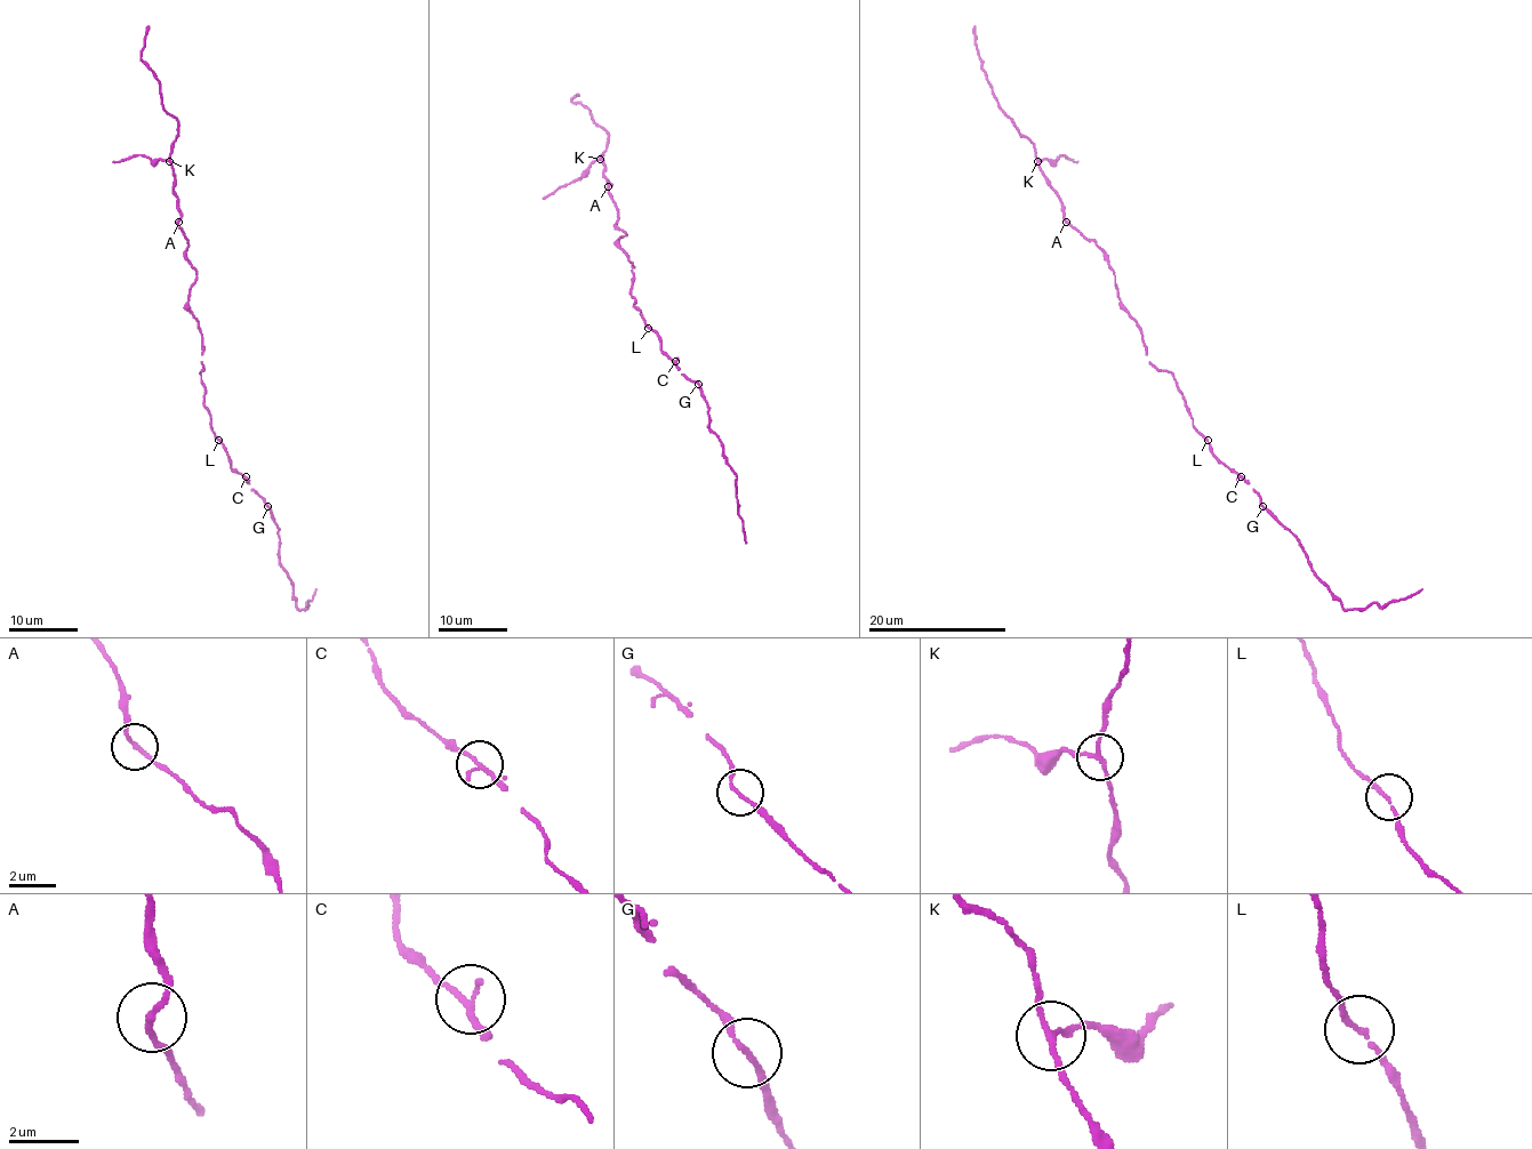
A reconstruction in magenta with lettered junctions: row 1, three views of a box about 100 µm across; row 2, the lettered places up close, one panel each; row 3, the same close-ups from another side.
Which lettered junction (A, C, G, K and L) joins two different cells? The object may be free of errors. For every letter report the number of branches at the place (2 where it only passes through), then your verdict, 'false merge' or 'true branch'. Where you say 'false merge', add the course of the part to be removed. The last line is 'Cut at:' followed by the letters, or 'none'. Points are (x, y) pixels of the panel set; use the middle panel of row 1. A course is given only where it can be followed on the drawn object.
A: 2 | true branch
C: 2 | true branch
G: 2 | true branch
K: 3 | false merge | (600, 159), (582, 176), (543, 199)
L: 2 | true branch
Cut at: K

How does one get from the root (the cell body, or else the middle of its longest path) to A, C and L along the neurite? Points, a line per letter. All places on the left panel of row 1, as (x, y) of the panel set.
A: (202, 366), (202, 335), (189, 305), (197, 272), (186, 258), (189, 241), (178, 222)
C: (202, 366), (203, 407), (210, 417), (210, 430), (223, 444), (230, 466), (246, 476)
L: (202, 366), (203, 407), (218, 440)

